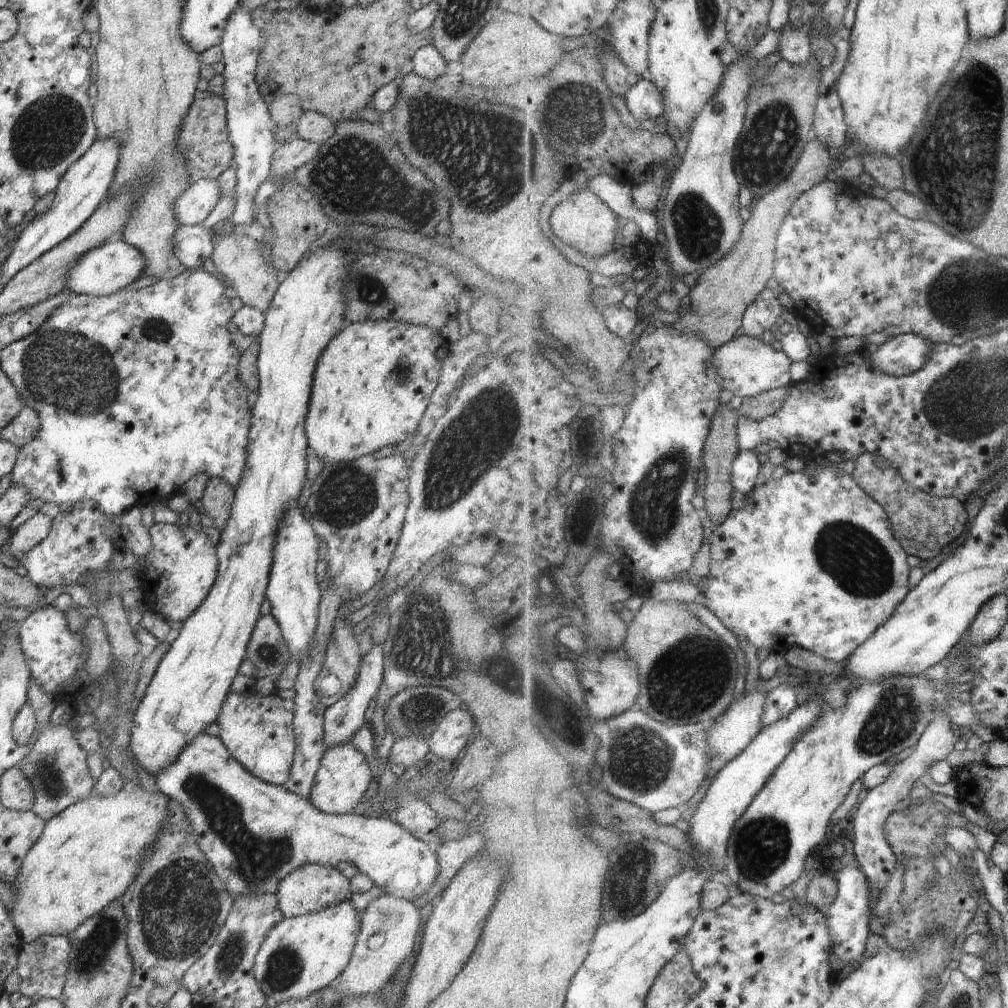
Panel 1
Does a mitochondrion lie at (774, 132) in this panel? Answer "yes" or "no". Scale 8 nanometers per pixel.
yes

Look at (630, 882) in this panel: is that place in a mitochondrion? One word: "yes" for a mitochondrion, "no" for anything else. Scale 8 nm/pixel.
yes

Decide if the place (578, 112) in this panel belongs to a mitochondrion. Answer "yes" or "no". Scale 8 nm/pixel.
yes

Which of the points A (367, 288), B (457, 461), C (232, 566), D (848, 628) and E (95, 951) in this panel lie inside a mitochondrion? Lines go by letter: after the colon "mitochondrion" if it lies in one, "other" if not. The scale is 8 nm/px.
A: mitochondrion
B: mitochondrion
C: other
D: other
E: mitochondrion

